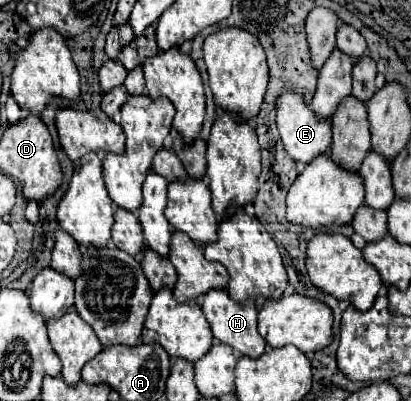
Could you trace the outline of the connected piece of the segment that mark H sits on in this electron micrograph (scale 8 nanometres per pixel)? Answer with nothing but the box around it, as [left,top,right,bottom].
[200,289,266,357]

